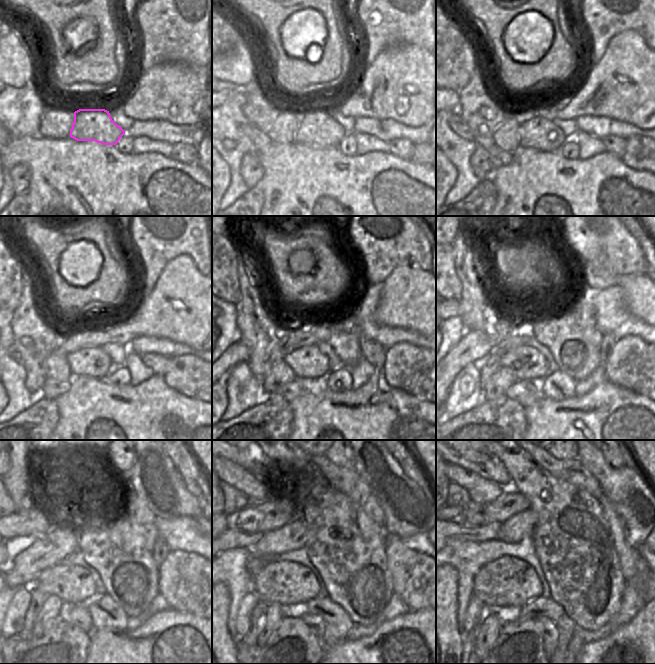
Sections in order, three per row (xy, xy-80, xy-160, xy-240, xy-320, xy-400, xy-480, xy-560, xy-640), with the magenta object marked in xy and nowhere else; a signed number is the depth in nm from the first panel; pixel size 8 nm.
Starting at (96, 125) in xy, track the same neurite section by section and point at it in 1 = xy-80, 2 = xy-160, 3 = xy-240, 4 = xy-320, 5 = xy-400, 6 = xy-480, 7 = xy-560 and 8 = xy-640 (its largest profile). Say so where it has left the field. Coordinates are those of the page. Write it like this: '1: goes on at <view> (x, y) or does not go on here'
1: goes on at xy-80 (318, 128)
2: goes on at xy-160 (539, 133)
3: goes on at xy-240 (93, 362)
4: goes on at xy-320 (307, 362)
5: goes on at xy-400 (527, 363)
6: goes on at xy-480 (72, 584)
7: goes on at xy-560 (283, 582)
8: goes on at xy-640 (506, 582)

